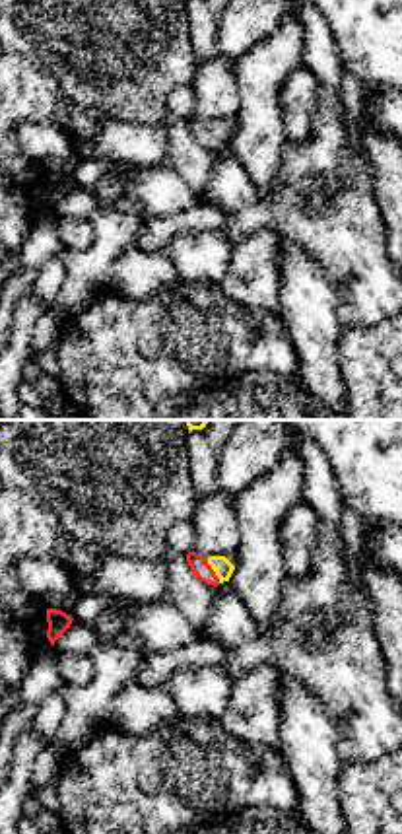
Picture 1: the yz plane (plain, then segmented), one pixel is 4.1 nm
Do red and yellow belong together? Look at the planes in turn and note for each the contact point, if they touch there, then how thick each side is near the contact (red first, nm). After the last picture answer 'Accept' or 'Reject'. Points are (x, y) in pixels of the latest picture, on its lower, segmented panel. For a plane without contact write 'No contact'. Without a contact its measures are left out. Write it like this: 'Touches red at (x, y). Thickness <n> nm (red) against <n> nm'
Touches red at (212, 570). Thickness 80 nm (red) against 80 nm

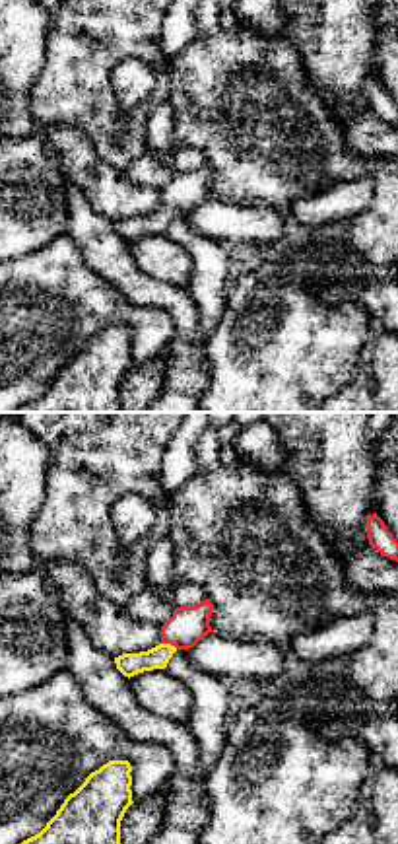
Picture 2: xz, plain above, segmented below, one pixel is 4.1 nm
Touches red at (169, 642). Thickness 160 nm (red) against 100 nm

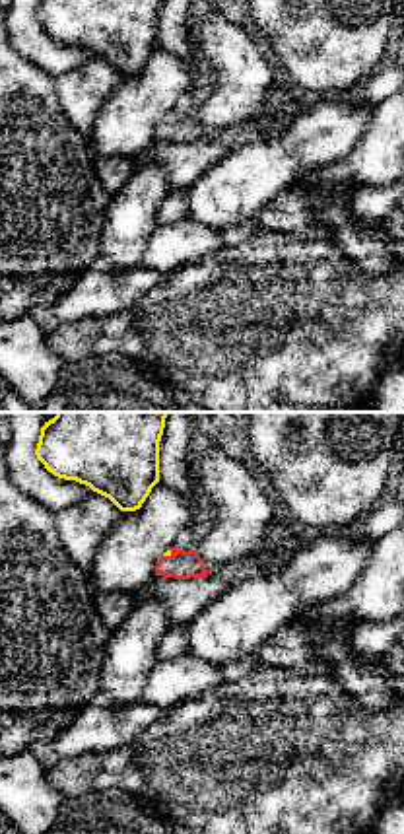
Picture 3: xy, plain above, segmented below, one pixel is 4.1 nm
Touches red at (168, 556). Thickness 120 nm (red) against 20 nm

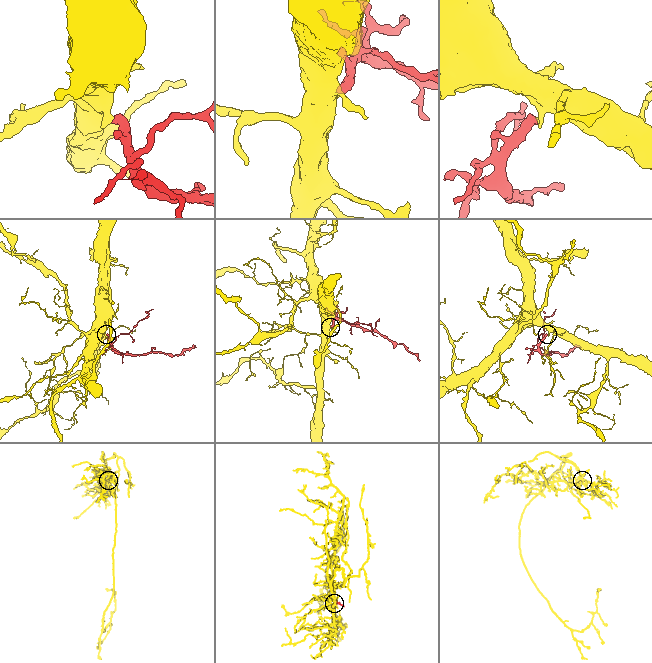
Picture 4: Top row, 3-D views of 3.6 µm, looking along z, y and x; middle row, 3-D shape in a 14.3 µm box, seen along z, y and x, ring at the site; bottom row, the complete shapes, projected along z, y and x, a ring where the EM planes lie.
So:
Accept

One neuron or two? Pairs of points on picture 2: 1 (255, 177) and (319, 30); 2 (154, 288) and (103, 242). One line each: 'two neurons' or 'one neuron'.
1: two neurons
2: one neuron

